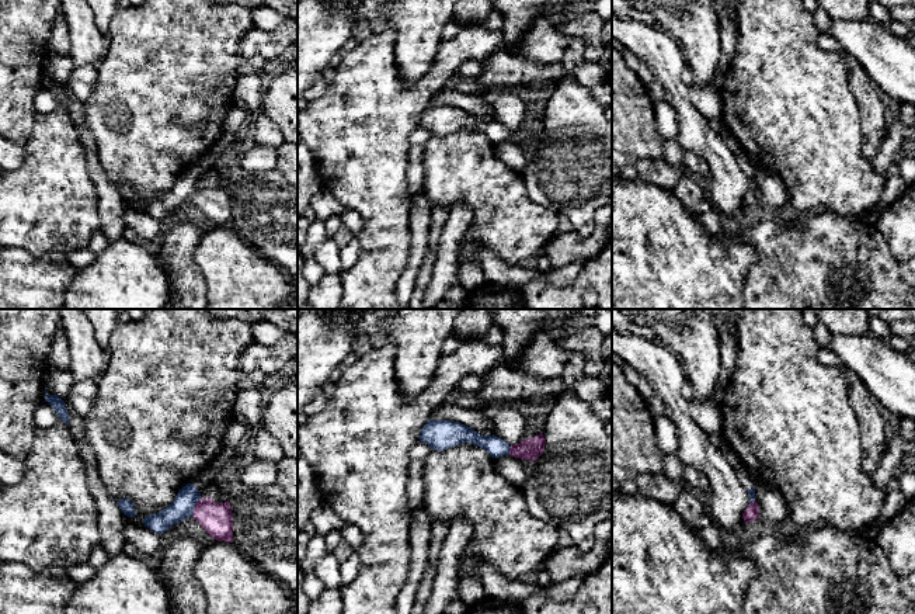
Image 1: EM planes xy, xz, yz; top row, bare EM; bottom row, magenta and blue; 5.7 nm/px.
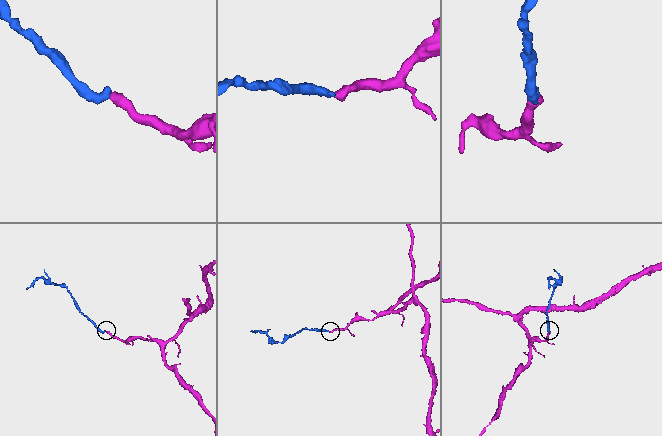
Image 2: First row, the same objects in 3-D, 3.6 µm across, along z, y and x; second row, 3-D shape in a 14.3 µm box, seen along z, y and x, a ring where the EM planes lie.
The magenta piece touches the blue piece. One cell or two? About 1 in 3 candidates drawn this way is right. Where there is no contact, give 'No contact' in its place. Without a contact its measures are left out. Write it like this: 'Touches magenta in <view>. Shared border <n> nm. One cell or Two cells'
Touches magenta in xy. Shared border 110 nm. One cell

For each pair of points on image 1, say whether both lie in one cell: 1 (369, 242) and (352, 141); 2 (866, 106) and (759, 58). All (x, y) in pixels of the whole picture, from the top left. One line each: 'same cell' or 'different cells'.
1: same cell
2: different cells

